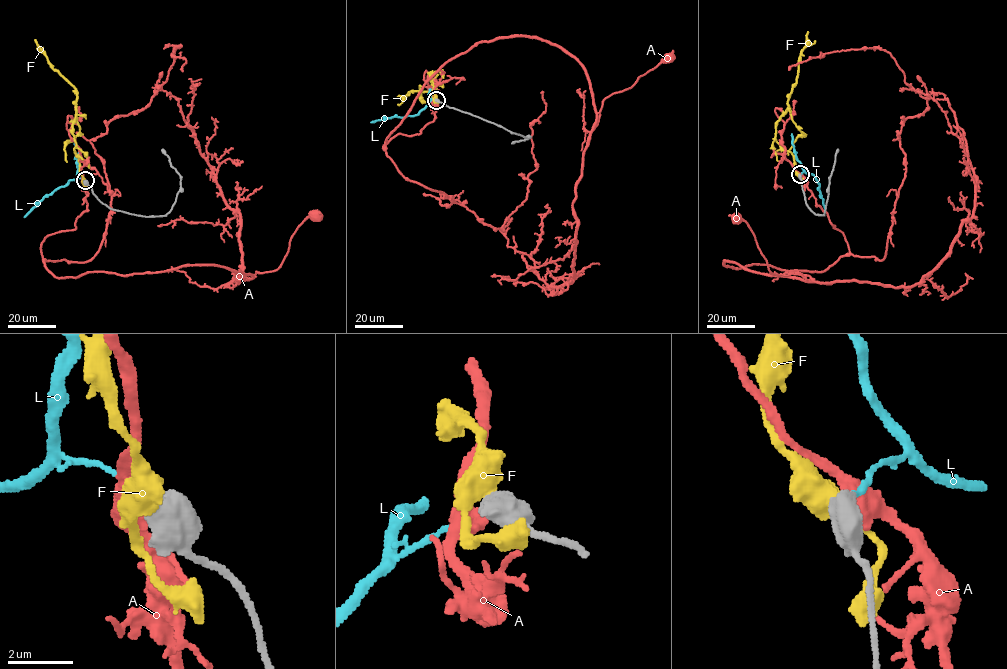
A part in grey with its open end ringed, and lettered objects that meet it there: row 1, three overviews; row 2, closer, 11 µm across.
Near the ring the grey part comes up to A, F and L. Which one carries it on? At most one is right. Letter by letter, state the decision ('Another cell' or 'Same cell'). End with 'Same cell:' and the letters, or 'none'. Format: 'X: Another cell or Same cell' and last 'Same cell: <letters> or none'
A: Another cell
F: Another cell
L: Same cell
Same cell: L

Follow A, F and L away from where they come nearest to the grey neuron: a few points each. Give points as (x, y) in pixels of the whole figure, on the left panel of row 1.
A: (84, 181), (76, 228), (42, 243), (55, 277), (212, 265), (253, 277), (275, 271), (317, 216)
F: (84, 181), (72, 133), (77, 90), (53, 68), (35, 39)
L: (85, 180), (70, 180), (47, 194), (24, 217)

